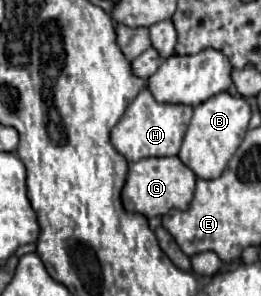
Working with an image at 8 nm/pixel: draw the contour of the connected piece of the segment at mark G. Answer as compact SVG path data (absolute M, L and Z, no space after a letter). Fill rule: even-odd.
M148 157L130 163L128 177L122 189L122 205L130 213L140 213L146 219L166 215L170 209L188 209L194 197L196 175L178 157Z

